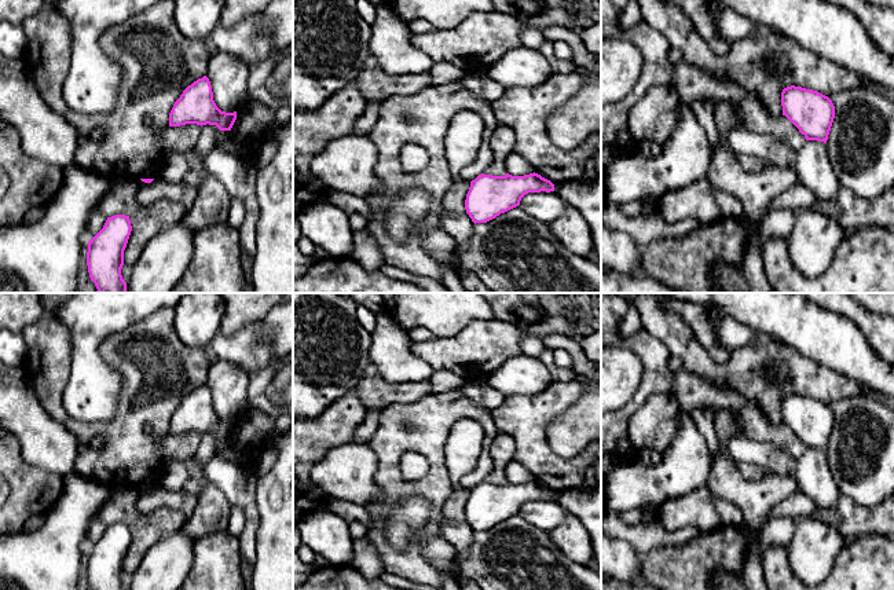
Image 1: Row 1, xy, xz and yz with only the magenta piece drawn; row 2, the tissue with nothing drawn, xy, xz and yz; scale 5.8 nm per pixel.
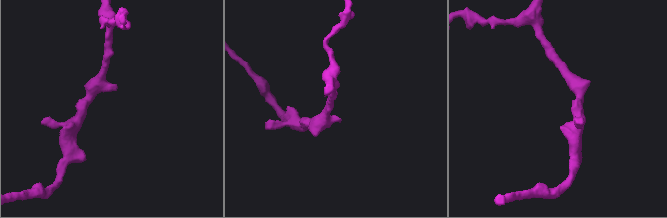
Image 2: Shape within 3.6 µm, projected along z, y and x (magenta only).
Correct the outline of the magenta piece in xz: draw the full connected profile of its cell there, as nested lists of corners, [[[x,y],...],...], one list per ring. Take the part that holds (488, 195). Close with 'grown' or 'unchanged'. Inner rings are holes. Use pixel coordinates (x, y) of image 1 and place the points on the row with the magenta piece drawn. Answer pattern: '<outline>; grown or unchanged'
[[[538,173],[524,176],[479,175],[470,182],[465,209],[472,221],[487,223],[520,205],[528,193],[554,191],[554,184]]]; unchanged

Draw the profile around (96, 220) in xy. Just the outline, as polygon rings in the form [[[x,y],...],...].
[[[98,210],[91,213],[87,221],[87,228],[84,235],[85,243],[88,243],[103,228],[106,220],[107,217]]]

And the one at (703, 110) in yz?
[[[695,100],[690,103],[690,109],[697,120],[697,122],[704,128],[708,135],[708,140],[712,147],[721,147],[722,143],[719,140],[715,118],[714,118],[714,100]]]

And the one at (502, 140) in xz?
[[[498,124],[490,138],[492,151],[492,164],[484,171],[484,175],[505,176],[506,158],[513,153],[516,144],[514,131],[506,125]]]

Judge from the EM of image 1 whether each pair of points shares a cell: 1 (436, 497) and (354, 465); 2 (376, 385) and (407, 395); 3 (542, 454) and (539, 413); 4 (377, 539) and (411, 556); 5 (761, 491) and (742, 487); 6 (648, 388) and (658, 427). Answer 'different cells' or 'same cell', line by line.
1: different cells
2: same cell
3: same cell
4: same cell
5: same cell
6: different cells

